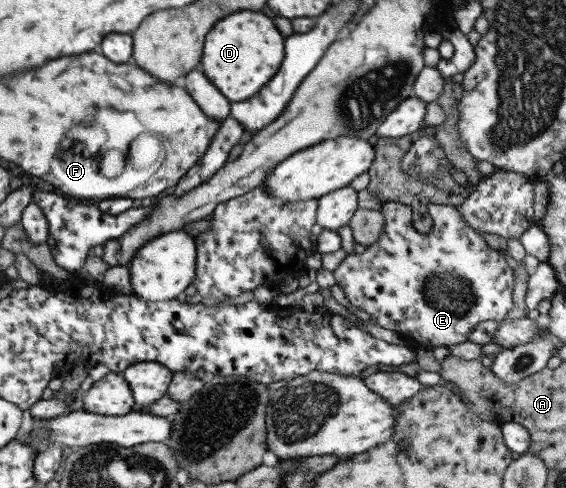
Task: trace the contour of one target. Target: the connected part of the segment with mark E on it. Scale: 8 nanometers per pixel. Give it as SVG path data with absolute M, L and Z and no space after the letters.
M384 202L380 206L384 214L384 229L380 237L362 254L347 255L333 271L336 284L342 287L346 299L354 309L358 308L376 320L376 324L402 335L410 335L416 341L435 347L450 347L469 341L470 334L482 321L502 323L513 309L513 270L504 259L505 253L497 251L476 233L461 217L457 206L429 203L432 231L422 234L412 226L412 207L400 202Z

